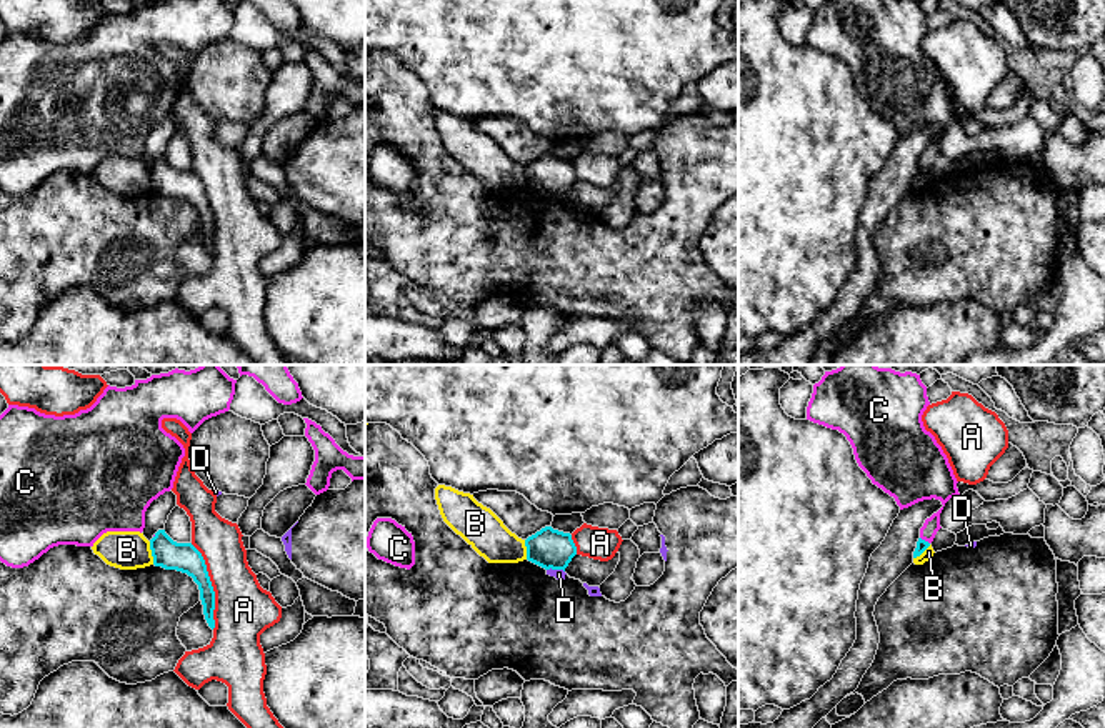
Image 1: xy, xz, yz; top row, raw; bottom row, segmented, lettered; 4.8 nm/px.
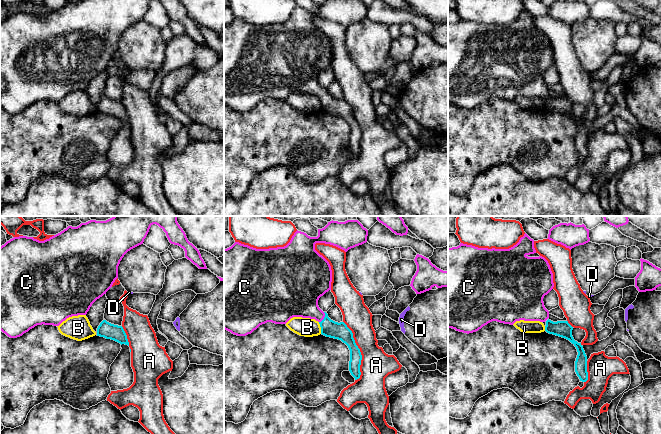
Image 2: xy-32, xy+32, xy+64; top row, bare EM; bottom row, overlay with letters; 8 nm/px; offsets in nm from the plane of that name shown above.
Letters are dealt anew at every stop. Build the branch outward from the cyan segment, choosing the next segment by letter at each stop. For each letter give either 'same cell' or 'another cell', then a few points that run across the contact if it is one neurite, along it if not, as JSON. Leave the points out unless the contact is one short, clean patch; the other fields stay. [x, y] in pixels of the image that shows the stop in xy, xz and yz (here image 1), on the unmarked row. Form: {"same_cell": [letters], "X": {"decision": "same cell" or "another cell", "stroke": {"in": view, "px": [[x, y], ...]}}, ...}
{"same_cell": ["C"], "A": {"decision": "another cell"}, "B": {"decision": "another cell", "stroke": {"in": "xy", "px": [[149, 169], [154, 190]]}}, "C": {"decision": "same cell", "stroke": {"in": "yz", "px": [[922, 172], [924, 167], [944, 127], [910, 117]]}}, "D": {"decision": "another cell", "stroke": {"in": "xz", "px": [[547, 195], [560, 195], [564, 199]]}}}

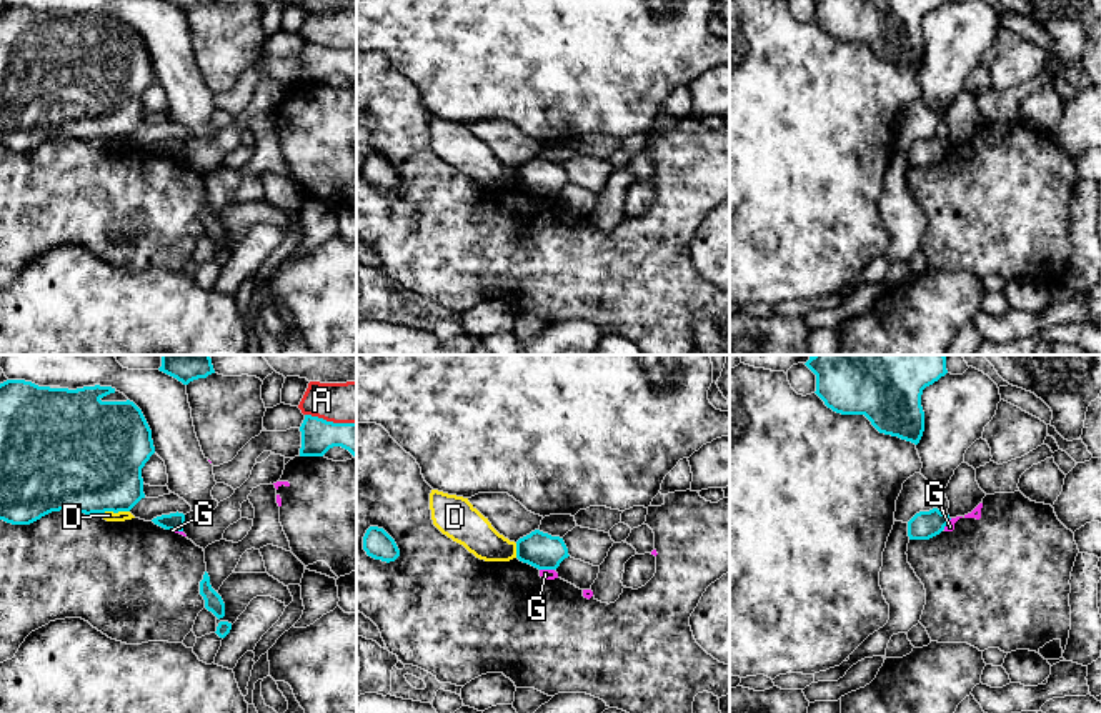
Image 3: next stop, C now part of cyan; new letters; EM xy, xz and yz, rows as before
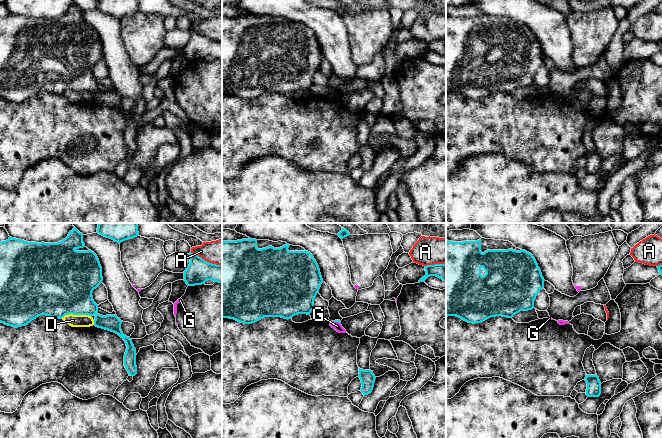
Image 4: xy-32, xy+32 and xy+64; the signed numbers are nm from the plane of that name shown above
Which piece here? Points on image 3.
{"same_cell": [], "A": {"decision": "another cell"}, "D": {"decision": "another cell"}, "G": {"decision": "another cell", "stroke": {"in": "xz", "px": [[540, 195], [553, 197]]}}}

